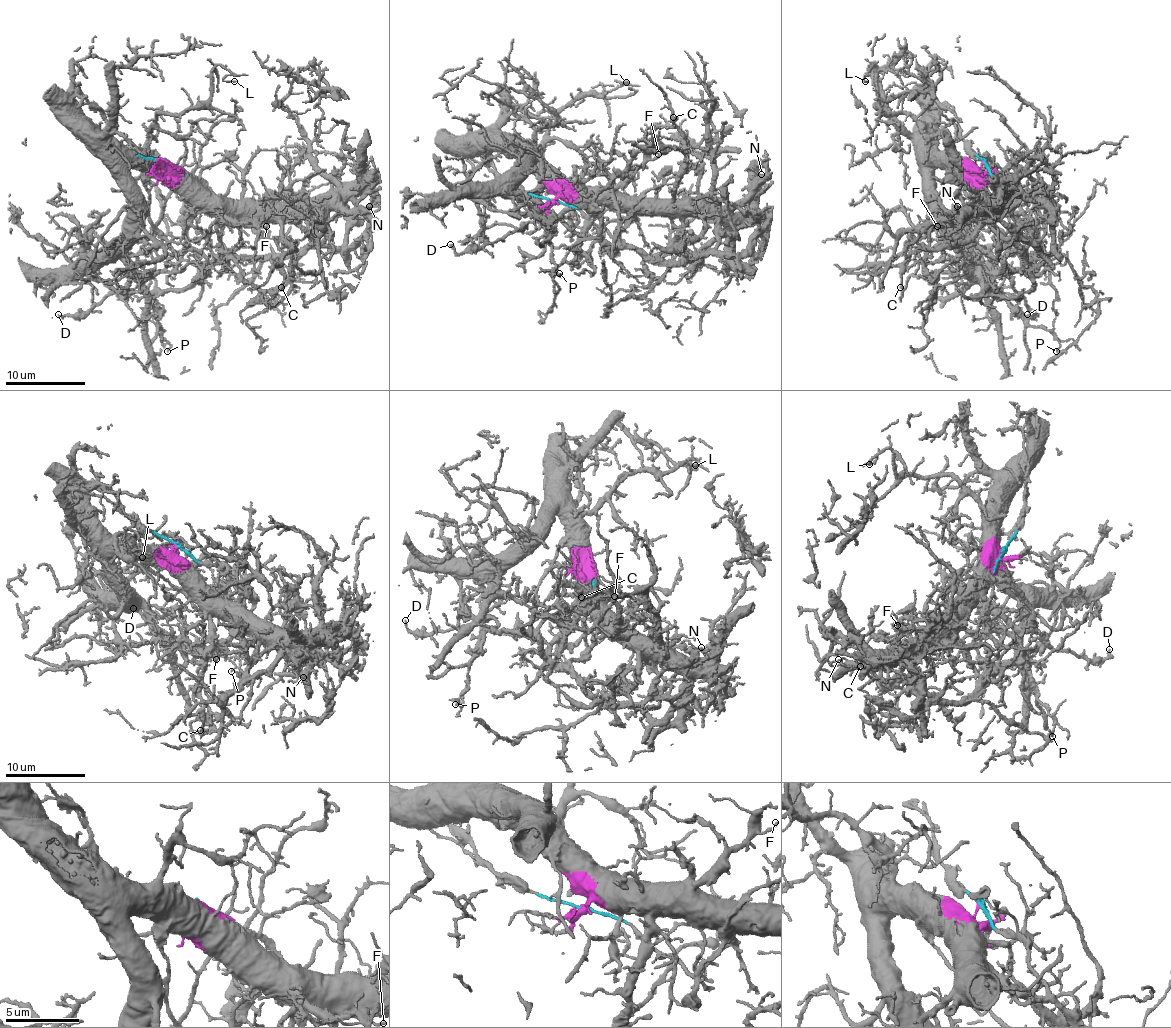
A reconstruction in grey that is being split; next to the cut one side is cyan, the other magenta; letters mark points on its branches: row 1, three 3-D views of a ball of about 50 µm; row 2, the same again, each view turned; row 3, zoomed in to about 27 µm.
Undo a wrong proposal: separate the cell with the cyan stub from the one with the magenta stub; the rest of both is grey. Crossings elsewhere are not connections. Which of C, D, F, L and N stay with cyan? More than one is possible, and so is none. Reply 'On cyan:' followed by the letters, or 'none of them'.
On cyan: D

